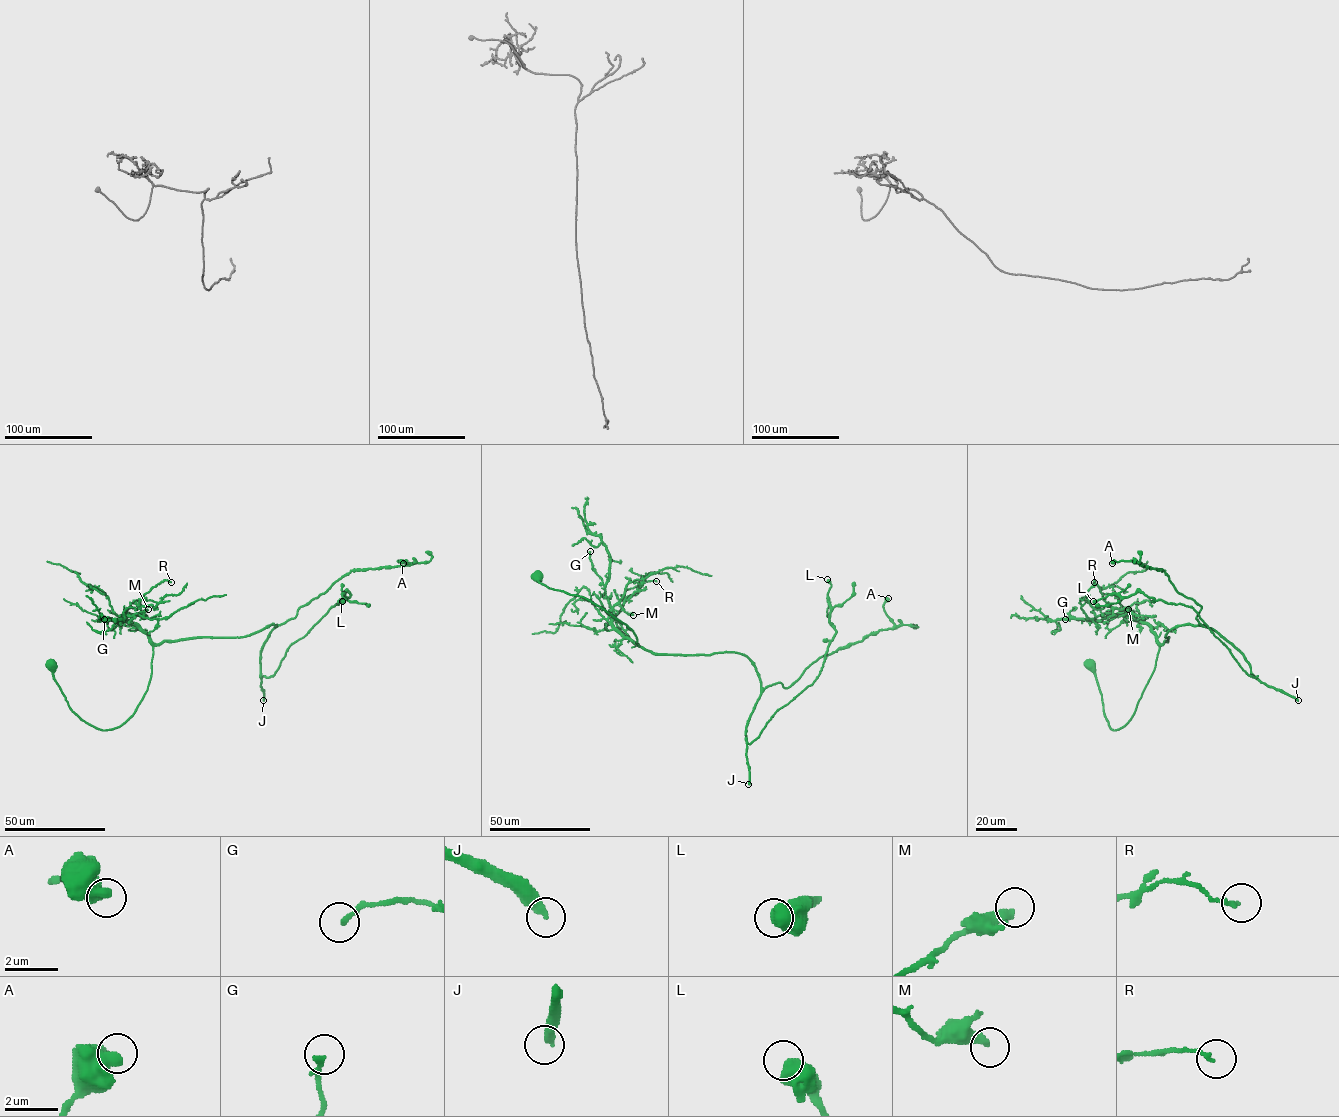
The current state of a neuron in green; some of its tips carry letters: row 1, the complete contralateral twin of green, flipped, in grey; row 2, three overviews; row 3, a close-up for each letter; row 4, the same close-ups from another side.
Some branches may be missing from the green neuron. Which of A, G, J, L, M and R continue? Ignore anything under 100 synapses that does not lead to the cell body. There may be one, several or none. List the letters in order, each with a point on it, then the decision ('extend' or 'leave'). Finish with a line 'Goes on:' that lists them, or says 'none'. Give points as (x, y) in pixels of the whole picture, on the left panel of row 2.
A: (403, 563) | leave
G: (104, 619) | leave
J: (263, 700) | extend
L: (342, 601) | leave
M: (148, 609) | leave
R: (171, 582) | leave
Goes on: J

